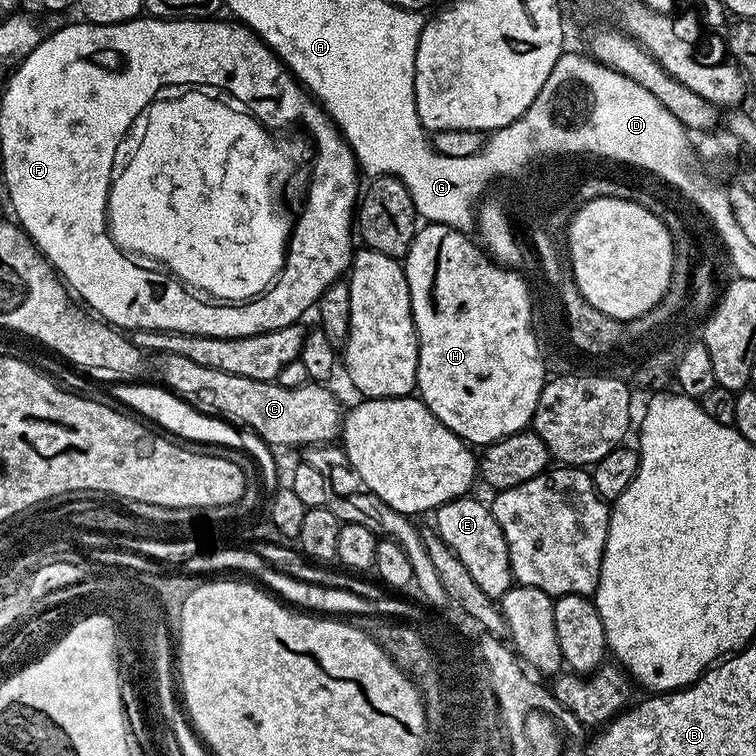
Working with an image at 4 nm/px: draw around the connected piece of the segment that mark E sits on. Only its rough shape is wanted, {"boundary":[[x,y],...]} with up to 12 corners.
{"boundary":[[461,498],[435,509],[435,535],[490,597],[514,587],[491,507]]}

